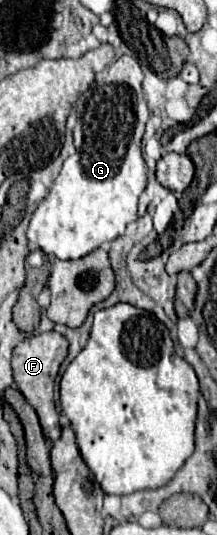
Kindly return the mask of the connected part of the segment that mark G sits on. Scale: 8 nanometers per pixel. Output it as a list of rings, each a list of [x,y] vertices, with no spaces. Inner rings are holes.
[[[121,56],[97,76],[95,84],[85,94],[85,110],[73,130],[77,152],[63,162],[63,168],[55,178],[47,198],[33,212],[27,230],[29,242],[37,244],[47,256],[55,256],[59,260],[83,258],[97,250],[103,242],[121,236],[127,224],[137,220],[137,200],[147,186],[147,166],[141,156],[141,138],[145,132],[145,122],[149,118],[141,82],[143,72],[139,68],[139,62],[131,56]]]

